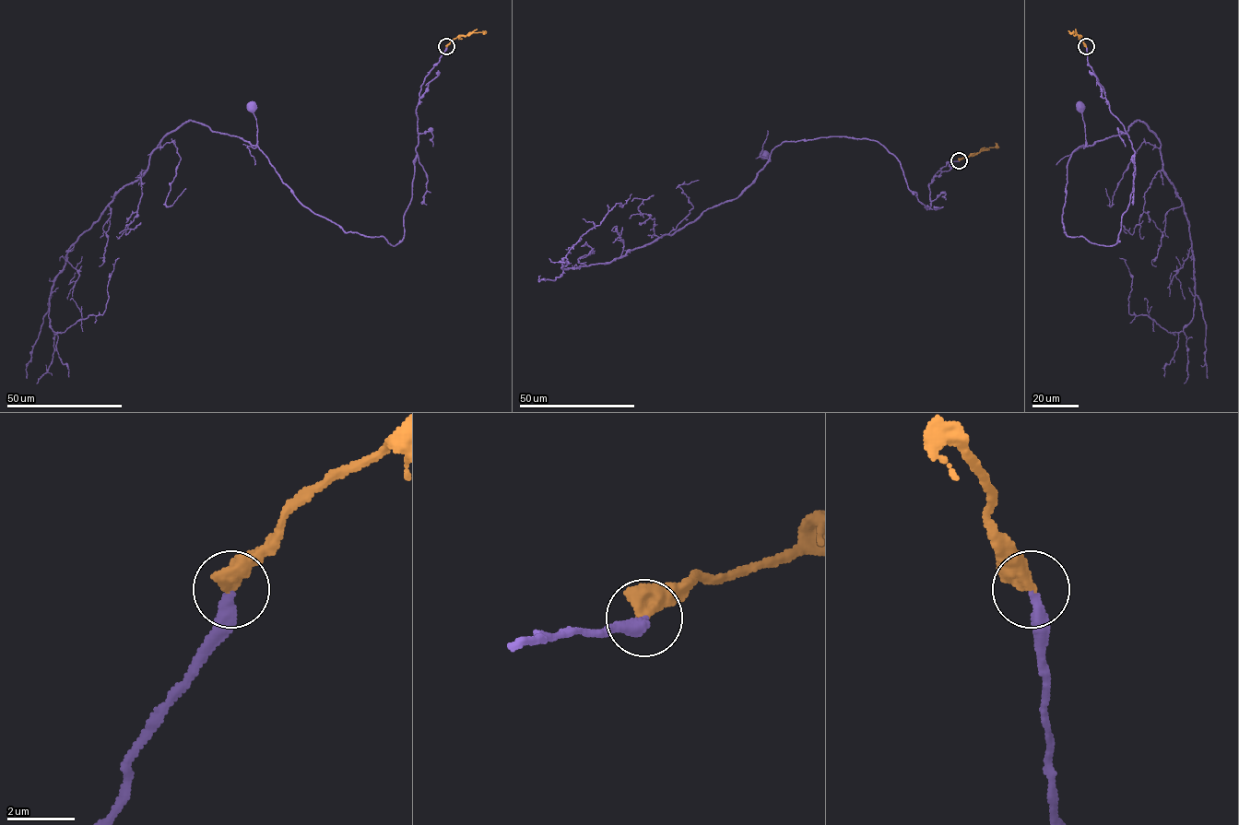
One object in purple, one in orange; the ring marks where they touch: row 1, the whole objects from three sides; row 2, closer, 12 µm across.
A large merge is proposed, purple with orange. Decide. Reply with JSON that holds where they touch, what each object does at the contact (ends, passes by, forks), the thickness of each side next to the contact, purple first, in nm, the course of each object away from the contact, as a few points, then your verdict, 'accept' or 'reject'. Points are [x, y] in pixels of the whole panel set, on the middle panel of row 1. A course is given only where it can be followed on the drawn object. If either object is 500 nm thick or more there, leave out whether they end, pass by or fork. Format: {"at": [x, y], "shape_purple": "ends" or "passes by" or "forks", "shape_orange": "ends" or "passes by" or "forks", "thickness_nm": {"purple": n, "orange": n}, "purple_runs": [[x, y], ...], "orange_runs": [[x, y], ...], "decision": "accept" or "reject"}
{"at": [959, 160], "thickness_nm": {"purple": 340, "orange": 550}, "purple_runs": [[960, 160], [933, 177], [926, 209], [878, 142], [830, 136], [784, 141], [769, 159], [766, 153]], "orange_runs": [[960, 160], [976, 154], [983, 147], [994, 147], [996, 142]], "decision": "accept"}

